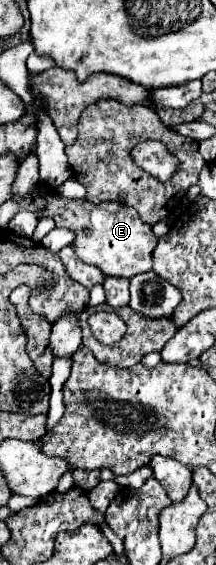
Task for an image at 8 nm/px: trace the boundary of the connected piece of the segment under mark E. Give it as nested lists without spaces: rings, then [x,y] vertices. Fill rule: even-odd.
[[[47,189],[45,199],[47,199],[47,211],[41,213],[39,217],[51,217],[55,219],[57,227],[73,229],[77,233],[73,249],[85,263],[99,267],[105,275],[127,279],[151,269],[151,255],[159,239],[155,237],[153,227],[143,223],[139,213],[135,213],[135,209],[119,203],[95,205],[91,201],[73,201],[61,197],[57,191],[51,189]]]

